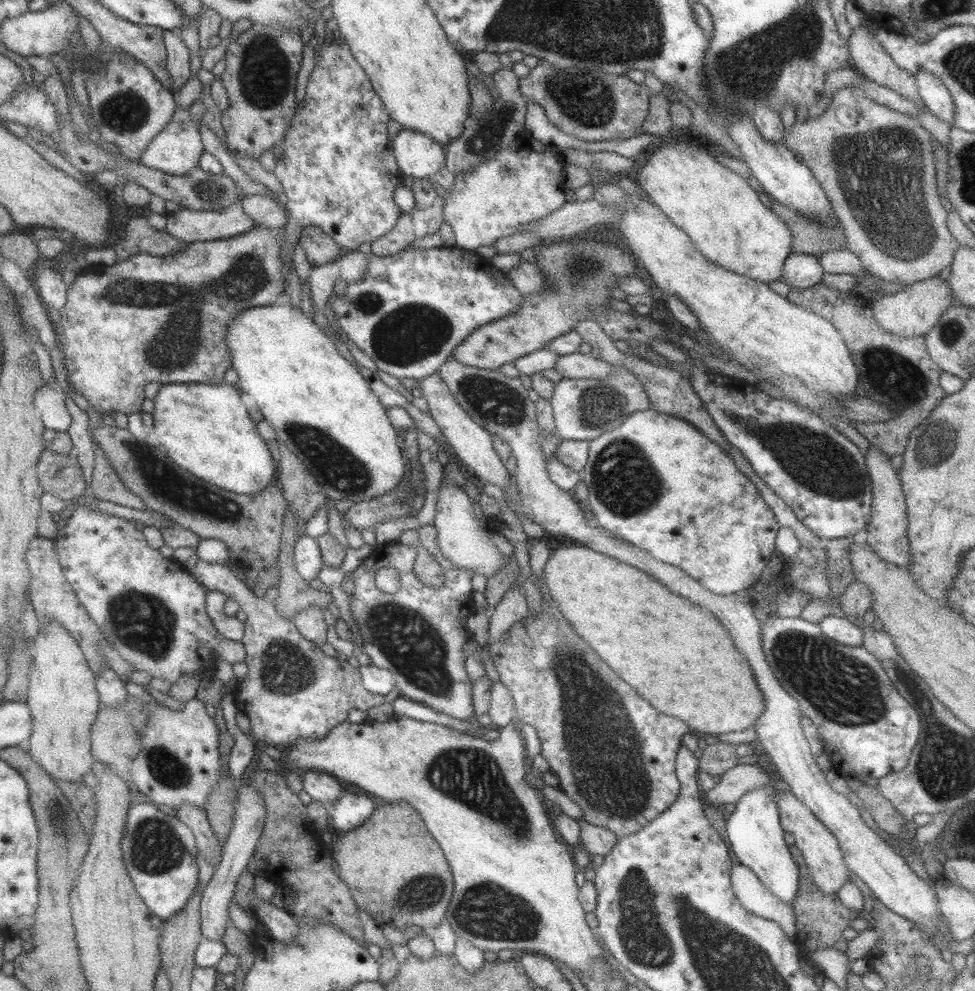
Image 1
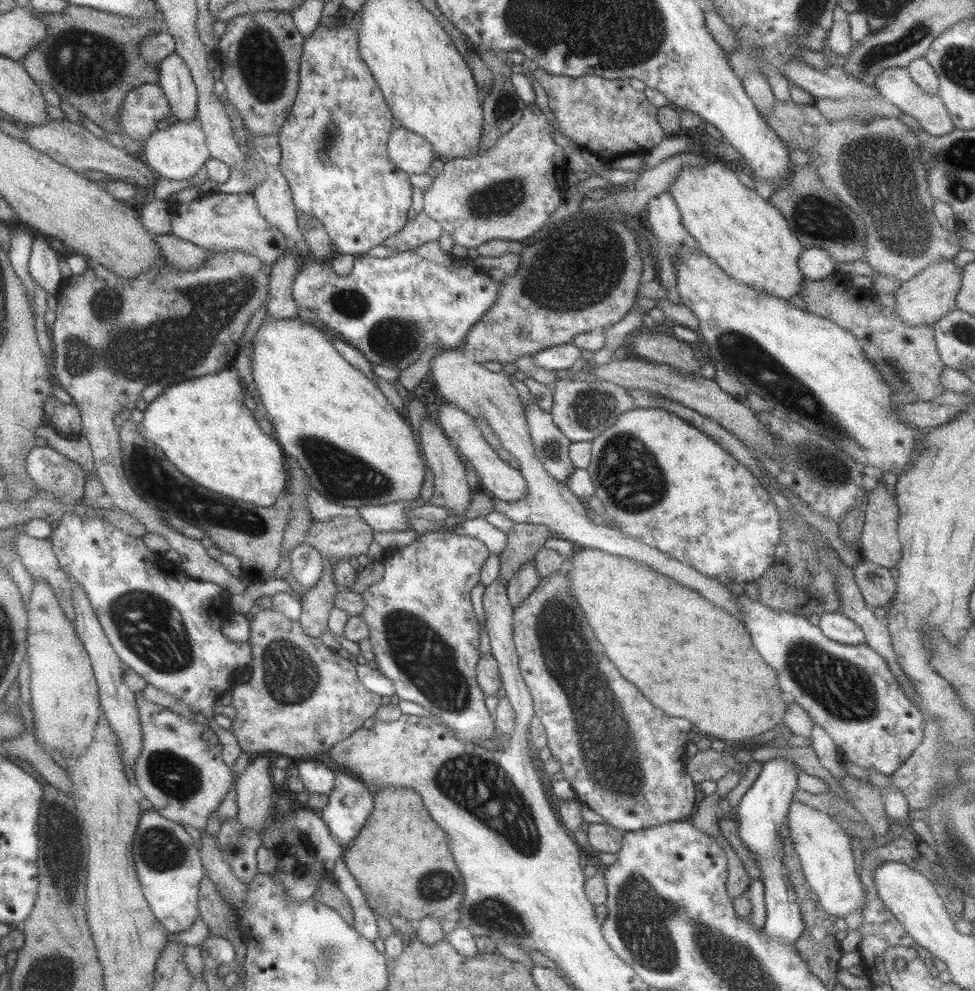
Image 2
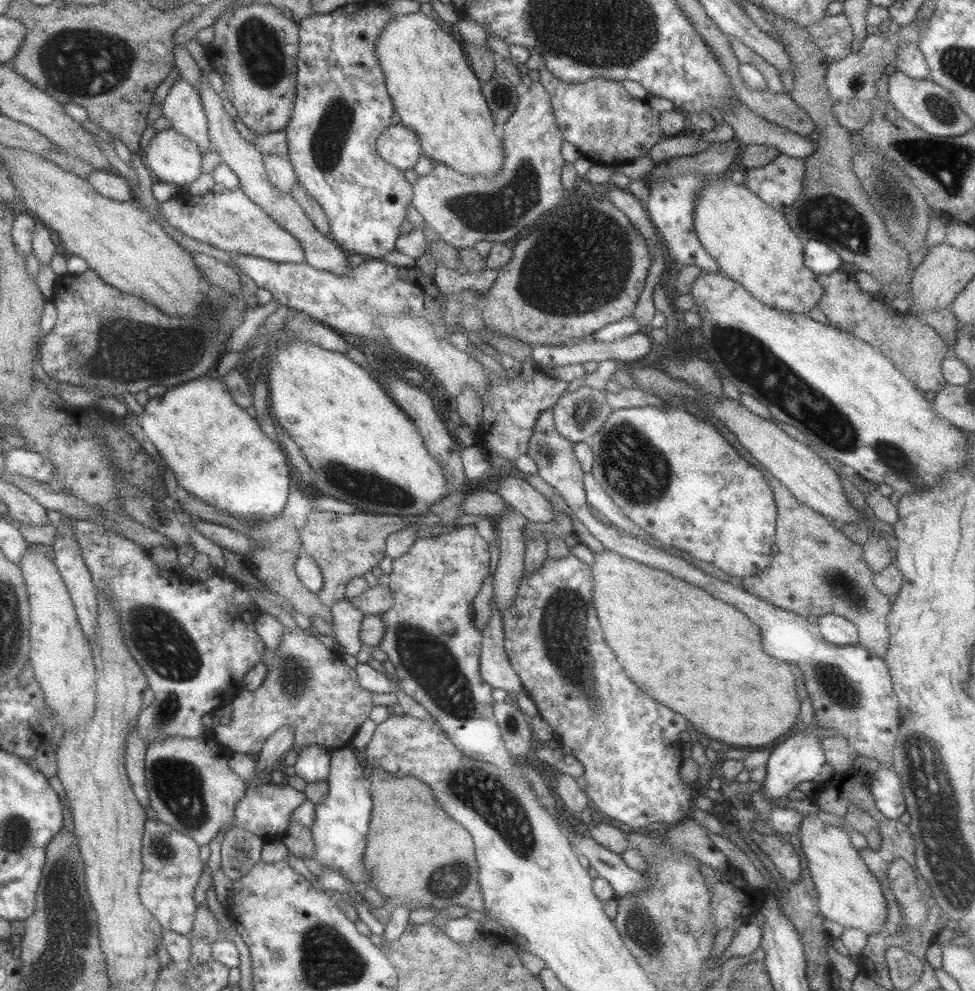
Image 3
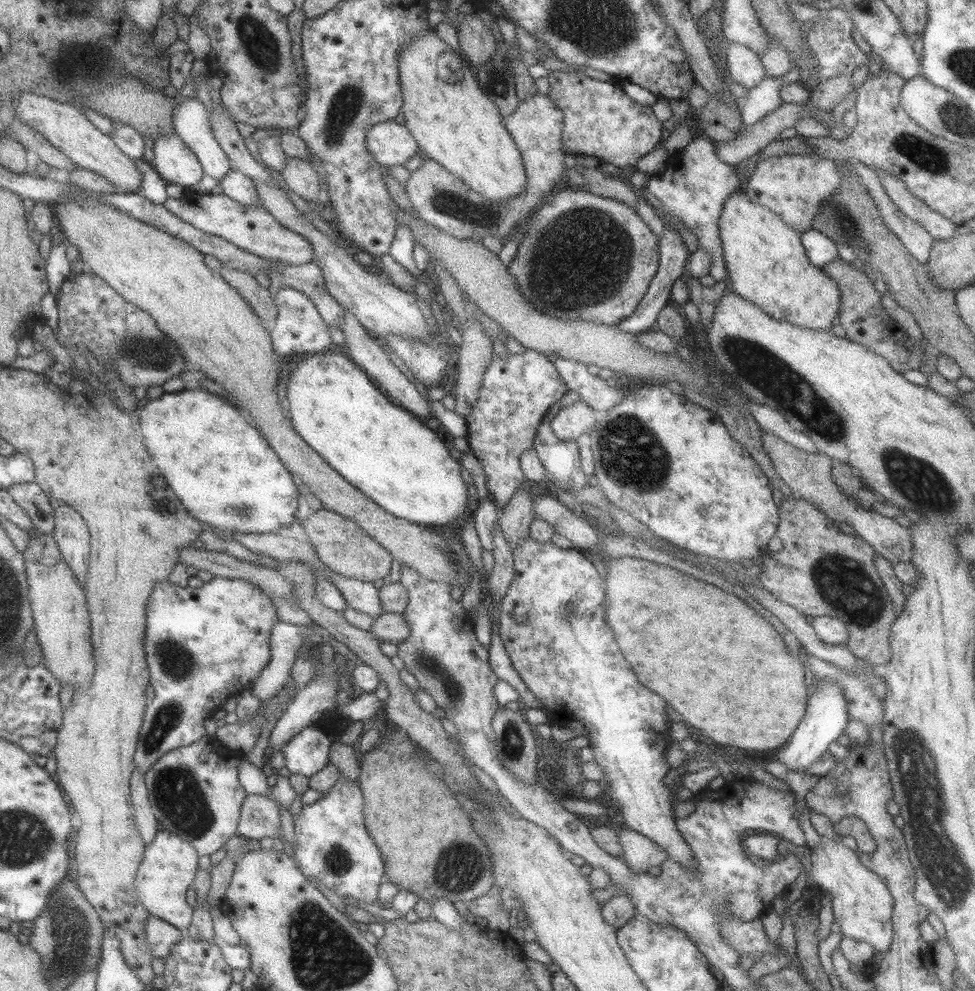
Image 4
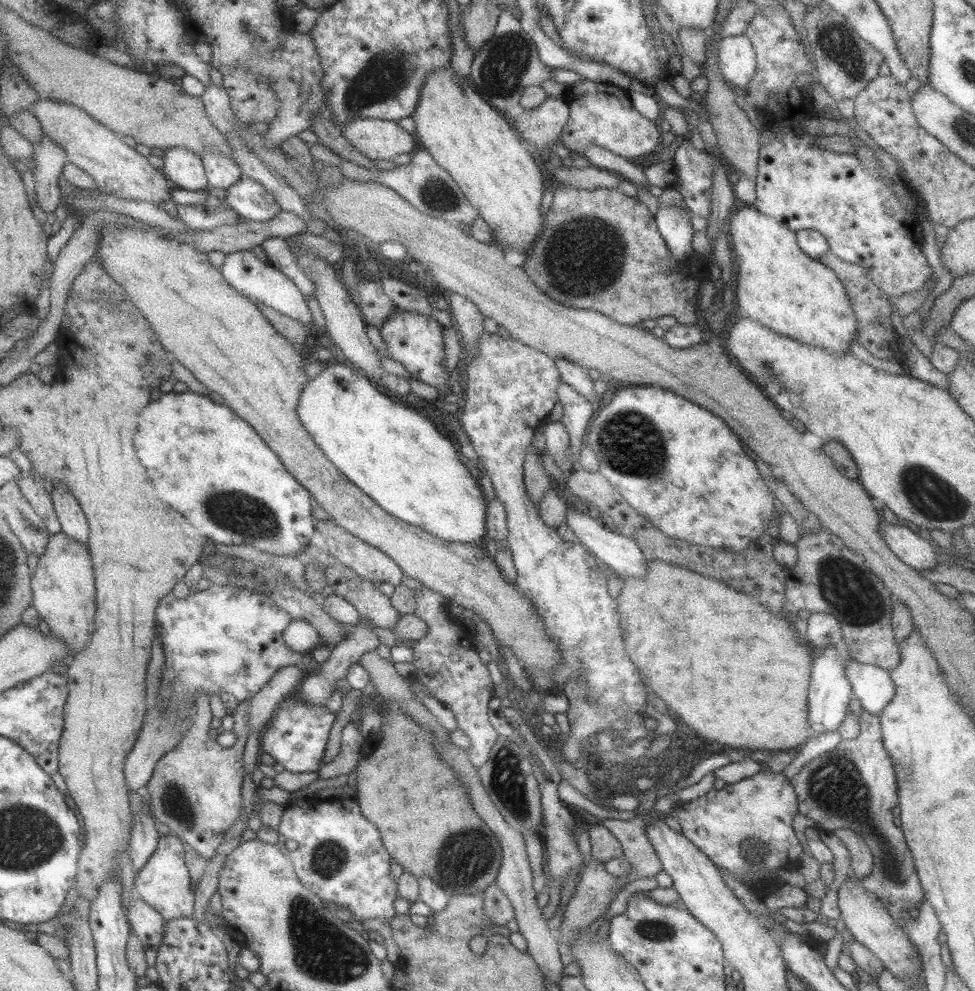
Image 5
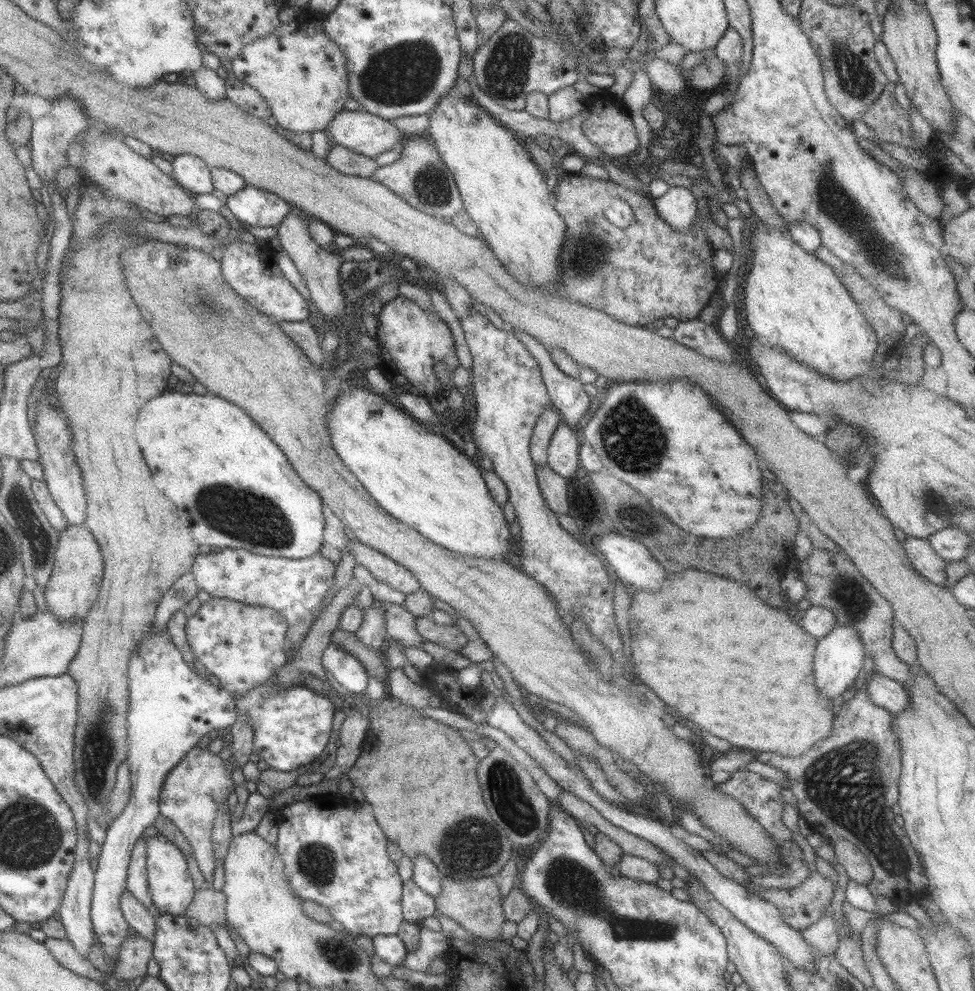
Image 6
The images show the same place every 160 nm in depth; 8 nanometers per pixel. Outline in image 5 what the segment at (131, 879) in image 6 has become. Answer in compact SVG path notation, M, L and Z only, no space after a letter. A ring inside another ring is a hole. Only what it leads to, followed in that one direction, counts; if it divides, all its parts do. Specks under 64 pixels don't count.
M129 791L128 803L132 812L129 860L131 860L133 872L136 874L155 850L159 834L155 831L154 818L144 807L142 795Z

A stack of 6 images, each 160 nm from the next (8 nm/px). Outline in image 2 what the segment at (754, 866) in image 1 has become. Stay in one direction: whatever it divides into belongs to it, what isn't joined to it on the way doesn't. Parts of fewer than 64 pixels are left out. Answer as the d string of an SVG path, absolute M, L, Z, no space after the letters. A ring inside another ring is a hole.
M775 757L756 766L758 776L750 788L742 795L731 816L737 821L736 831L747 850L752 852L759 869L760 881L764 888L766 917L763 923L765 932L774 939L785 941L794 947L794 940L804 931L795 891L792 889L787 871L783 870L783 843L779 828L785 822L791 794L796 787L796 776L801 771L796 765Z

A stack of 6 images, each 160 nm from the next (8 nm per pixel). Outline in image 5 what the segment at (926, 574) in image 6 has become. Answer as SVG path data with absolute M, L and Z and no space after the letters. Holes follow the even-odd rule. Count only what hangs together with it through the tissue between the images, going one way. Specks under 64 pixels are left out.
M881 520L878 535L903 564L916 571L929 570L938 563L929 541L908 527Z

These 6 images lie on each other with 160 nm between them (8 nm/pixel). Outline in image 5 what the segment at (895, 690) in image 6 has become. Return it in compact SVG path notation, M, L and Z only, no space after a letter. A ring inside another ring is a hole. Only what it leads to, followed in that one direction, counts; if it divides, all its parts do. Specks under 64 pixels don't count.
M851 660L844 664L844 677L850 681L850 687L854 698L859 700L859 704L863 711L871 715L879 716L883 707L893 698L895 692L895 685L890 679L890 674L887 669L879 668L871 664L863 664Z

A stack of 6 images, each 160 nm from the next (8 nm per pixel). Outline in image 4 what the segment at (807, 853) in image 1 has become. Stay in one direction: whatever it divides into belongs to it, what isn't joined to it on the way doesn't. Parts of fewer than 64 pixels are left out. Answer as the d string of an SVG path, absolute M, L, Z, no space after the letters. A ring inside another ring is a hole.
M821 836L821 842L809 849L810 879L829 896L834 922L838 924L842 936L867 942L874 952L885 952L892 939L893 899L889 889L874 872L861 864L859 854L845 847L841 841Z

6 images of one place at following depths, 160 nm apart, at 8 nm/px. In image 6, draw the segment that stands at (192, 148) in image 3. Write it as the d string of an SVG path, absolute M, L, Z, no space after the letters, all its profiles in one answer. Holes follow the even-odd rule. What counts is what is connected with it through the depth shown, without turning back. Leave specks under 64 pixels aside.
M190 154L175 155L171 167L172 179L179 186L197 194L209 194L213 190L210 178L210 168L207 167L198 156Z

